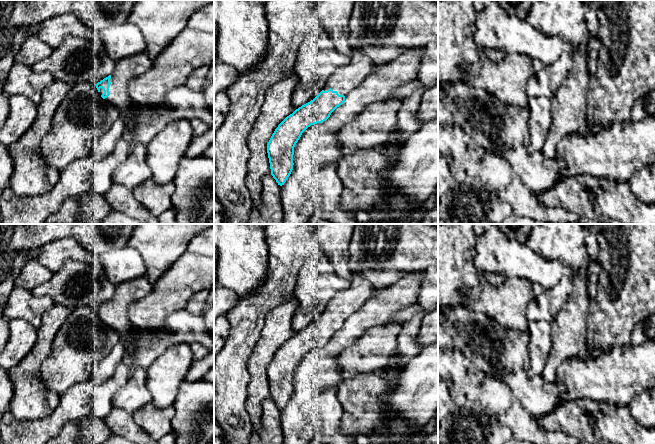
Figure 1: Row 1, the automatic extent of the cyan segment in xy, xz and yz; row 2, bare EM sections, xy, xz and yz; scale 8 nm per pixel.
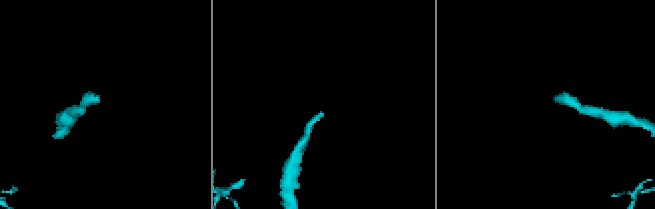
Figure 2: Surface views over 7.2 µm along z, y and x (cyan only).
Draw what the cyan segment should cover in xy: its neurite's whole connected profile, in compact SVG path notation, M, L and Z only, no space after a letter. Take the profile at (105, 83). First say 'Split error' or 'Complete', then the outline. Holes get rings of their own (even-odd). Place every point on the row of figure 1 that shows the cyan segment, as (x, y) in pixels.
Split error. M145 51L117 61L112 74L95 85L103 99L120 111L127 111L133 102L128 94L129 82L152 68L153 60Z

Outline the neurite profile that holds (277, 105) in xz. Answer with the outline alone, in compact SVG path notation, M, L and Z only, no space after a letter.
M292 71L285 79L270 87L270 89L266 92L261 111L254 122L251 133L247 140L247 145L250 150L250 157L247 164L247 175L245 178L245 184L249 190L253 205L255 207L259 207L261 205L260 194L262 189L262 179L264 176L271 174L267 153L267 144L278 125L287 116L289 116L296 110L296 108L292 104L292 96L296 84L297 76Z

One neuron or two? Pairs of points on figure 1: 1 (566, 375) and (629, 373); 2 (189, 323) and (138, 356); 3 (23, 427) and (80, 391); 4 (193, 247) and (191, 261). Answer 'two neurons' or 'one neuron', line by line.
1: one neuron
2: one neuron
3: one neuron
4: two neurons

